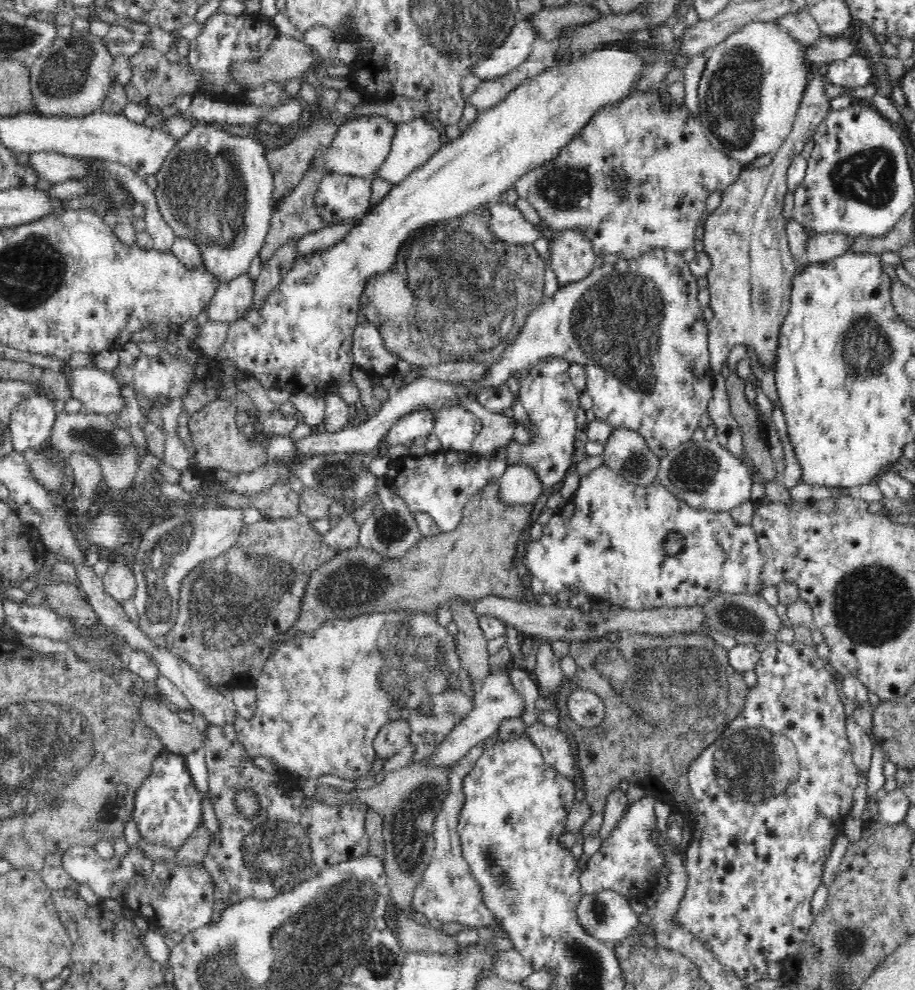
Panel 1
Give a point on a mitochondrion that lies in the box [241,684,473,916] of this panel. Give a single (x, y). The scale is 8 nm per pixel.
(410, 816)

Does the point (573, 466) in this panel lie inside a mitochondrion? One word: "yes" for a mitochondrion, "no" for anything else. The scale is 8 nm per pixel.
no

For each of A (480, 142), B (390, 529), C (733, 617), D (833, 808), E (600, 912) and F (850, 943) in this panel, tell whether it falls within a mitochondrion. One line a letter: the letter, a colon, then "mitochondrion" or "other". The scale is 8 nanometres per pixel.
A: other
B: mitochondrion
C: mitochondrion
D: other
E: mitochondrion
F: mitochondrion

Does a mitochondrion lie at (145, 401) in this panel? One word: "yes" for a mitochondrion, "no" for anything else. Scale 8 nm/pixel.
no

